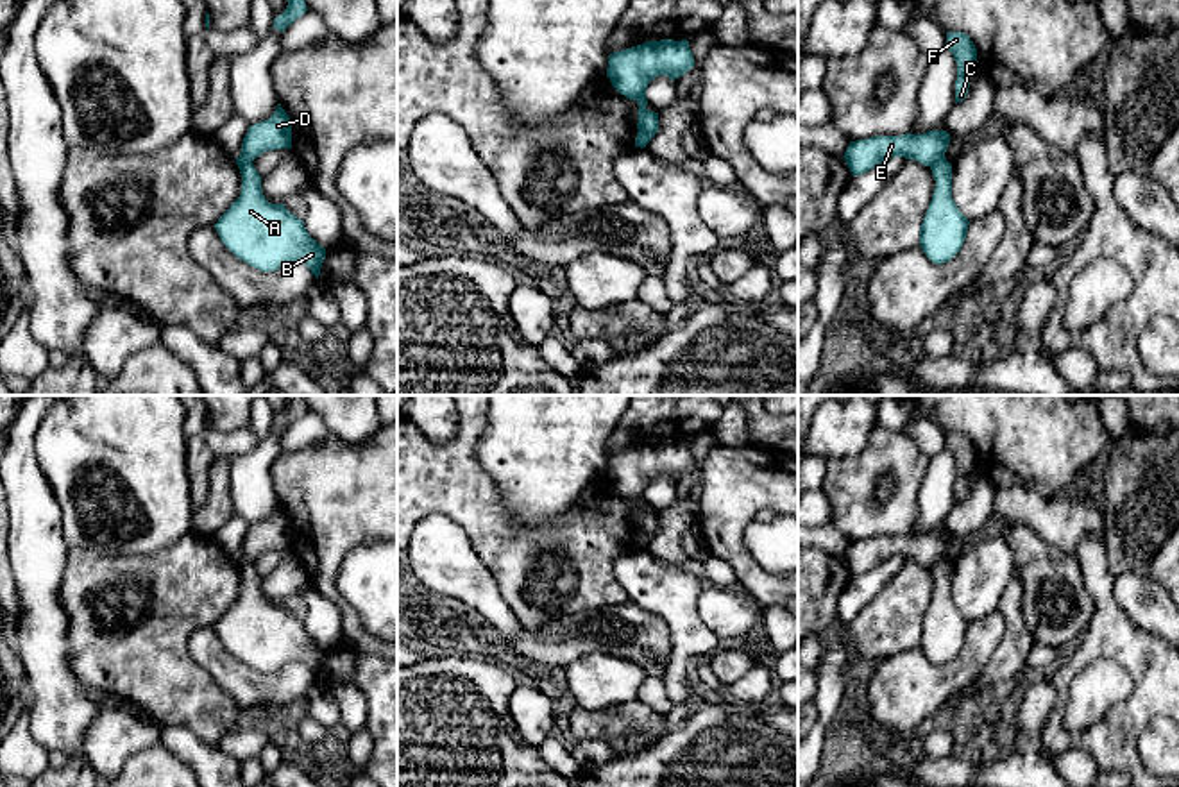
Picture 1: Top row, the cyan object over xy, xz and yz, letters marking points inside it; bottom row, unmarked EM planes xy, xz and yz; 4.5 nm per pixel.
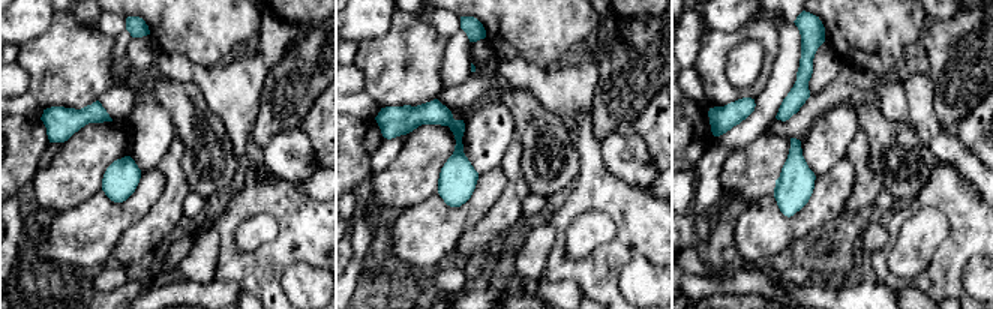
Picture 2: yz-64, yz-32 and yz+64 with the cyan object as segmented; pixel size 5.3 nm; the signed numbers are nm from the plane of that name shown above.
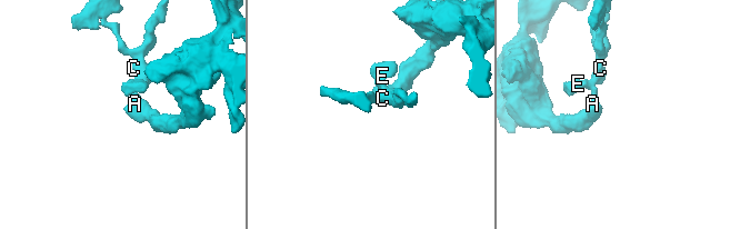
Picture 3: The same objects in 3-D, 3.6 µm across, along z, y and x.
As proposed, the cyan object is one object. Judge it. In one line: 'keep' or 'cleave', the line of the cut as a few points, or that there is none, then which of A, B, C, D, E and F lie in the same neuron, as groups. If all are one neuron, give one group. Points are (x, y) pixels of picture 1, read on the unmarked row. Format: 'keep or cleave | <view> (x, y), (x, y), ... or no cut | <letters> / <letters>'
cleave | xz (639, 530), (652, 537) | A B / C D E F

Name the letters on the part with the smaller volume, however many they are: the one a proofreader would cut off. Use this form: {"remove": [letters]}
{"remove": ["C", "D", "E", "F"]}

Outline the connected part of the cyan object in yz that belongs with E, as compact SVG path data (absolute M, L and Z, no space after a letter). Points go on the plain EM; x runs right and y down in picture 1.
M934 529L923 535L873 537L850 542L843 558L852 576L862 576L889 558L914 560L925 567L932 567L945 556L948 544L950 535Z

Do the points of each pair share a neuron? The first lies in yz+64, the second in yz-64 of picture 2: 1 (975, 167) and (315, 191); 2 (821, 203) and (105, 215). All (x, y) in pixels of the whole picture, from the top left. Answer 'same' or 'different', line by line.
1: different
2: same

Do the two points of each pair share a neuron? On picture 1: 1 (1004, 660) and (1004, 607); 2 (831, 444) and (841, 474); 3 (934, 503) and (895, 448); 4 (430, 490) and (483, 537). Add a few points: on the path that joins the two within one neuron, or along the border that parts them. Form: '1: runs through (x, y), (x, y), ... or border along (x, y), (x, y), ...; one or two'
1: runs through (1013, 648), (1013, 619); one
2: border along (870, 435), (870, 440), (857, 453), (829, 460); two
3: border along (931, 458), (918, 496), (918, 517), (911, 526); two
4: runs through (444, 492), (474, 523); one

